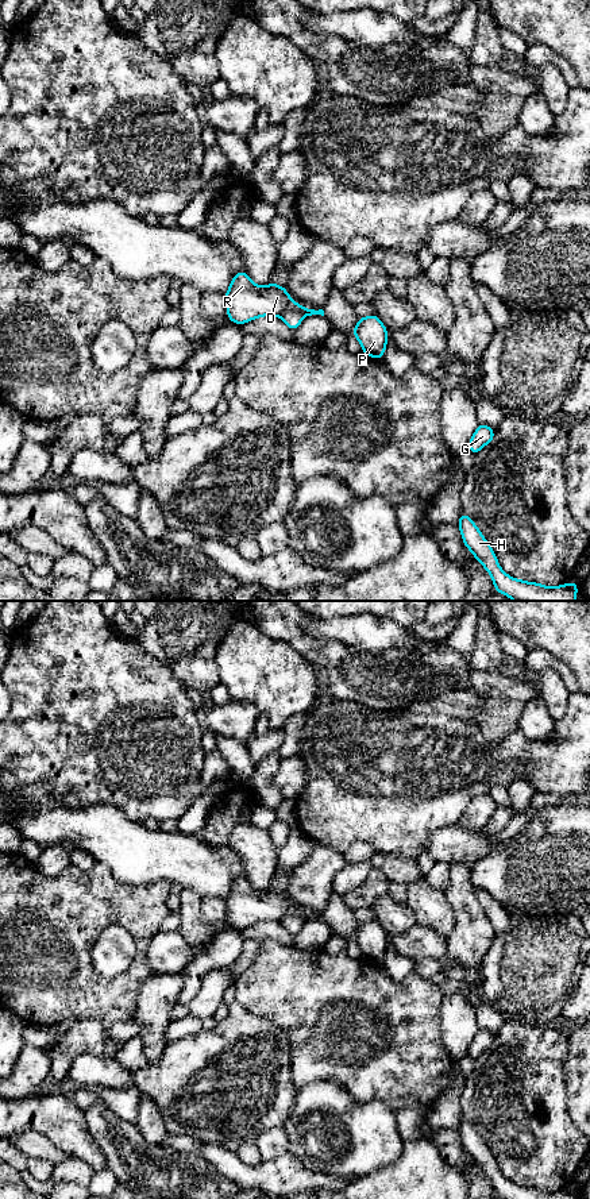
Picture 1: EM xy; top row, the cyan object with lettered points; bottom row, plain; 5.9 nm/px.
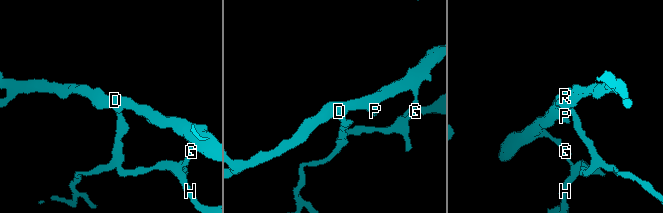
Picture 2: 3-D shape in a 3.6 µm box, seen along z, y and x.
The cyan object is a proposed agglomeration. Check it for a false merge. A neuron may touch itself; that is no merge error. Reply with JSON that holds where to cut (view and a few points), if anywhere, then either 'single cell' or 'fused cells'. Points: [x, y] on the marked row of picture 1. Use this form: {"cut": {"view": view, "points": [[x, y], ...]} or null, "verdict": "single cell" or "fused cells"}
{"cut": {"view": "xy", "points": [[303, 315], [294, 311], [285, 311], [280, 316]]}, "verdict": "fused cells"}

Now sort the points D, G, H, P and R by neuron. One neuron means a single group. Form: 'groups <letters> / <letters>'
groups D G P R / H

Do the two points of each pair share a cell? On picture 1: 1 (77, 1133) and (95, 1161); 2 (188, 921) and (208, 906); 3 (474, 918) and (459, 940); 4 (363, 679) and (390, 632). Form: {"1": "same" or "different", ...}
{"1": "same", "2": "different", "3": "same", "4": "different"}

